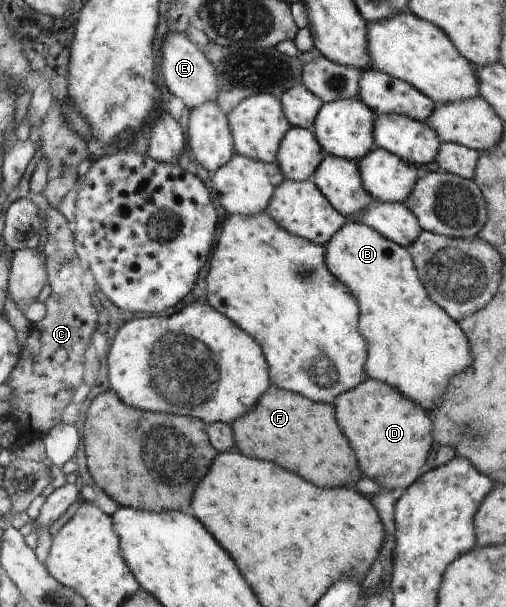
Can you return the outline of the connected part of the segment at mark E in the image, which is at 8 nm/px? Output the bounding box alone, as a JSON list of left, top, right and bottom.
[161,31,219,110]

